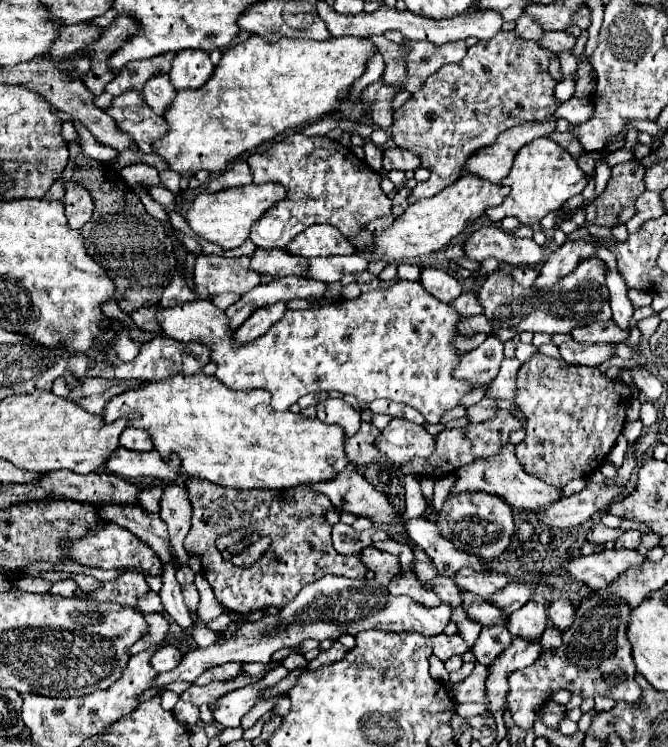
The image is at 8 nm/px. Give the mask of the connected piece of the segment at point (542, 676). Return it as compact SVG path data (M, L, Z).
M592 594L578 606L574 626L562 632L562 644L556 650L546 650L532 666L510 672L508 702L514 722L518 722L522 730L532 728L536 710L550 700L552 692L562 688L582 698L606 696L616 702L624 700L632 704L640 700L642 690L634 680L636 666L632 660L632 646L626 638L630 612L632 606L626 606L626 602Z

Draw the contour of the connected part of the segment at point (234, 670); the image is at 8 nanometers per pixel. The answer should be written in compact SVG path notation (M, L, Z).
M224 664L224 666L216 666L216 668L210 668L206 670L206 674L202 674L196 684L210 684L214 680L222 680L222 682L228 682L228 680L234 680L238 674L242 672L242 664Z

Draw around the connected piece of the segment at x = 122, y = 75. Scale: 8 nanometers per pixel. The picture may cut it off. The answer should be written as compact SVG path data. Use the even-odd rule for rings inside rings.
M162 54L162 56L150 58L150 60L128 62L118 72L118 76L106 85L105 92L112 94L114 97L126 92L126 90L136 90L136 92L142 94L142 88L150 80L150 76L170 72L172 58L174 58L174 54Z

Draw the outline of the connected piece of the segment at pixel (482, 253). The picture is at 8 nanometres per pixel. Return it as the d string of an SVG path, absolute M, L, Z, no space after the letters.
M488 224L470 234L464 242L466 258L486 260L496 258L500 262L510 262L512 266L534 266L544 262L544 248L534 240L516 238L512 232L502 230L500 224Z

